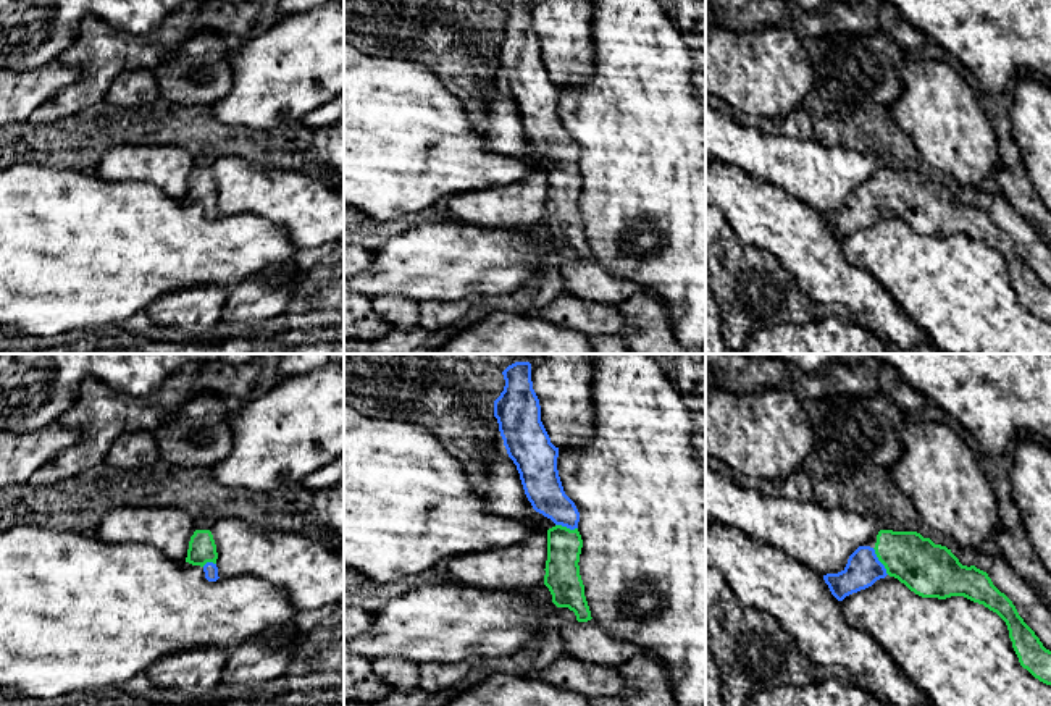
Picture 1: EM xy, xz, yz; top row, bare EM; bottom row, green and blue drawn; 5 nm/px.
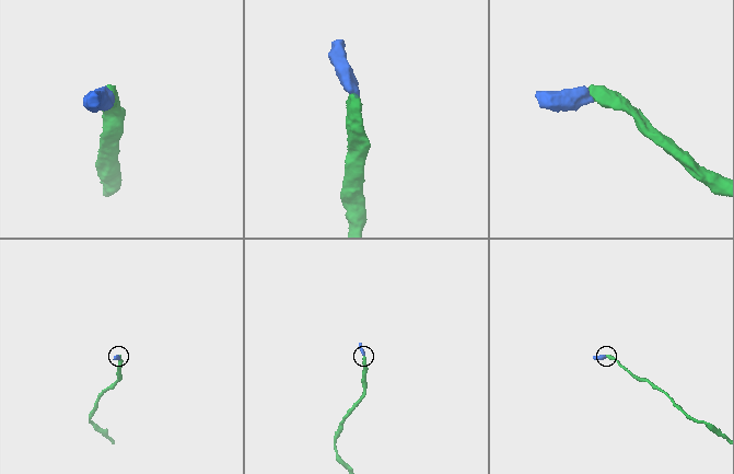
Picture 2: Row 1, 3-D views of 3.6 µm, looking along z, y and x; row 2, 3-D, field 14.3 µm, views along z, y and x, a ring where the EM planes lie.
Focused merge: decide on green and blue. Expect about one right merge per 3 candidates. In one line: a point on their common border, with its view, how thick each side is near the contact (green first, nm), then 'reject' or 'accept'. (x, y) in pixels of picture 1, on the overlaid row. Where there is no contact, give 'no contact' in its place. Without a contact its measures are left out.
contact yz (879, 559); calibres 260 and 170 nm; accept

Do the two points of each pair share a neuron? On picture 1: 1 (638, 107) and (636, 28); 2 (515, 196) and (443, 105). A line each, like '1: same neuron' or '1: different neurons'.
1: same neuron
2: different neurons

